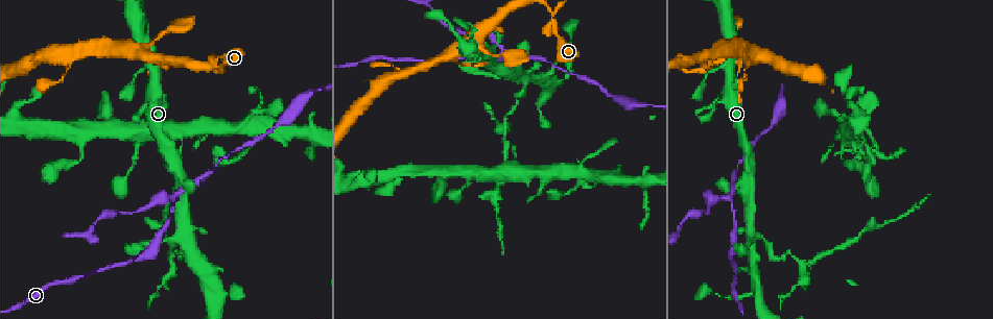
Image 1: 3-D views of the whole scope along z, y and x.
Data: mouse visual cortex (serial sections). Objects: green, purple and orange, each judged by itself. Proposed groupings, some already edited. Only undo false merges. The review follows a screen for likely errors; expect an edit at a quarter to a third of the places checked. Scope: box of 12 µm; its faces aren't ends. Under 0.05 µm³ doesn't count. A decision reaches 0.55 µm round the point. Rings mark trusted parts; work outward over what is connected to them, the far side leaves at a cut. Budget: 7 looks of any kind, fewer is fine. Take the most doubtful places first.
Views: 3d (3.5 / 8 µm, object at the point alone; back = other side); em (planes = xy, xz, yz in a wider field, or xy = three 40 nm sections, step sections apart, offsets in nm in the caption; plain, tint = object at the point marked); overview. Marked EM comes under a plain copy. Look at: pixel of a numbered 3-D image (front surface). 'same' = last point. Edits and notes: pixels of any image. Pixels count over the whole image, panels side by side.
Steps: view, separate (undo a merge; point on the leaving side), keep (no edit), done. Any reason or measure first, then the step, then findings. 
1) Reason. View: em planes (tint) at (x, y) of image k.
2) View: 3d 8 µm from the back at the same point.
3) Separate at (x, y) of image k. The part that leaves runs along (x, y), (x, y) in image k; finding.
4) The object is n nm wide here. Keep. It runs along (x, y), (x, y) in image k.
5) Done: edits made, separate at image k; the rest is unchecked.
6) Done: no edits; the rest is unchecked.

Three-way junction. View: 3d 3.5 µm at (173, 200) of image 1.

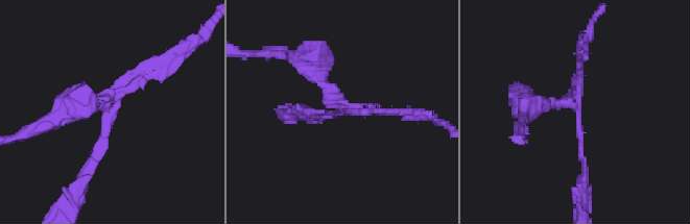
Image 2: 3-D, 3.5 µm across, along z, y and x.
3 arms meet here; the arms are 100, 150, 250 nm wide; now the EM. View: em planes (tint) at (339, 111) of image 2.

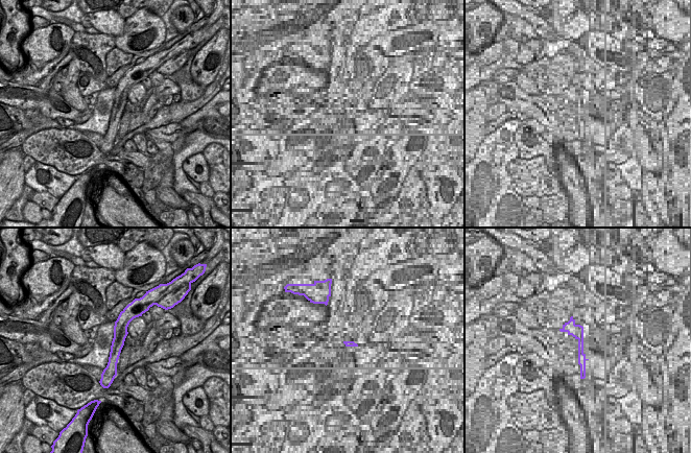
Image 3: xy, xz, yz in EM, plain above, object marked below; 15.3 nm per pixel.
Separate at (330, 61) of image 2. The part that leaves runs along (376, 109), (427, 115), (444, 125) in image 2; two cells meet here.

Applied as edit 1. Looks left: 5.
Two arms at a narrow angle. View: 3d 3.5 µm at (552, 31) of image 1.

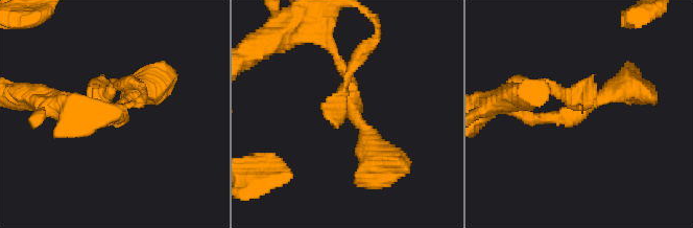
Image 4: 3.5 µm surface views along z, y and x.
3 arms meet here; the arms are 150, 150, 350 nm wide. View: em xy step 2 (tint) at (577, 100) of image 4.

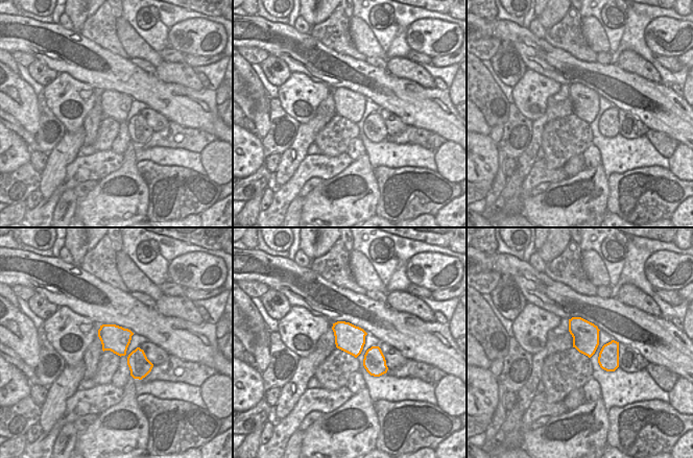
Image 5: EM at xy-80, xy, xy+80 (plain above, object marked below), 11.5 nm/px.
Keep. It runs along (382, 156), (337, 108), (357, 54) in image 4; all the same cell.

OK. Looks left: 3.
Calibre changes. View: 3d 3.5 µm at (731, 66) of image 1.

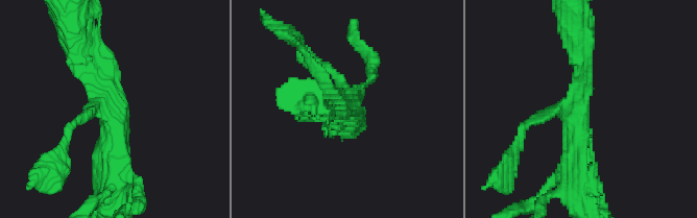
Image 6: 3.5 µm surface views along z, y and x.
3 arms meet here; the arms are 200, 300, 350 nm wide. View: em planes (tint) at (342, 105) of image 6.

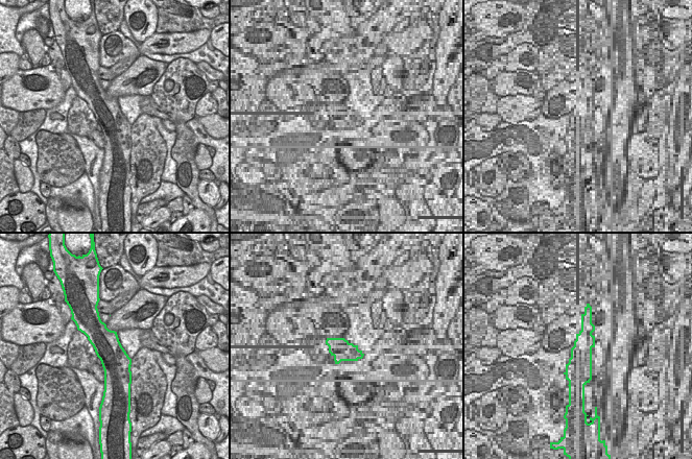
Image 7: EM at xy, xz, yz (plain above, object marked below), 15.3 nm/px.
Keep. It runs along (116, 174), (116, 126), (77, 46) in image 6; continuous, no second cell.

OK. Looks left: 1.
Done: edits made, separate at image 2; the rest is unchecked.

